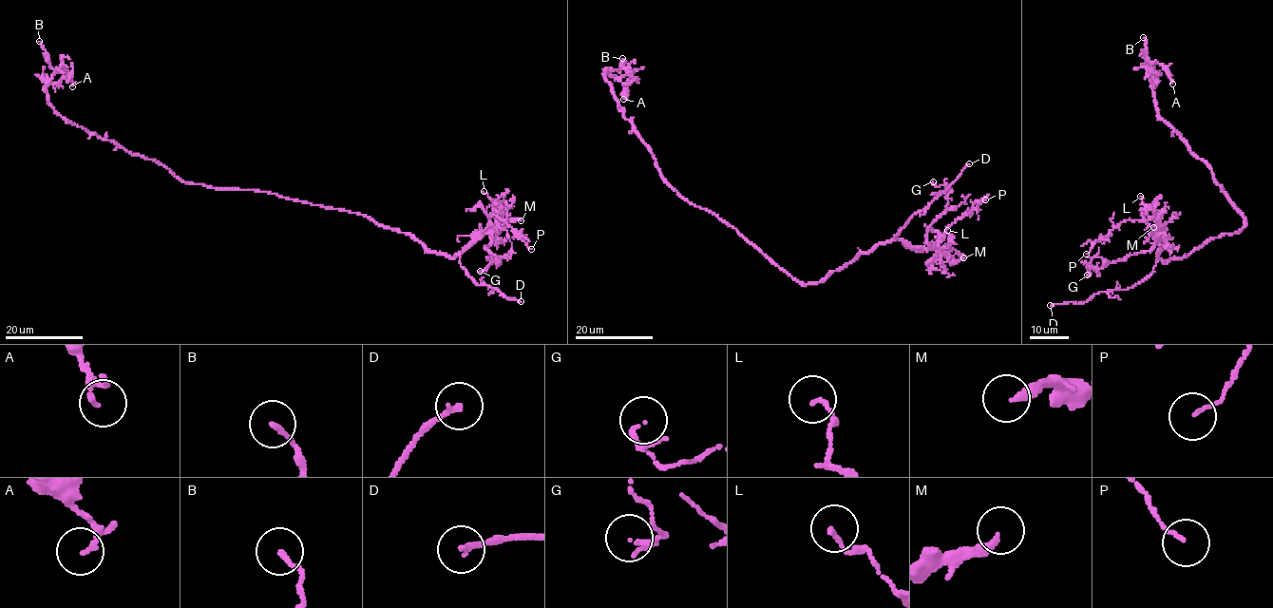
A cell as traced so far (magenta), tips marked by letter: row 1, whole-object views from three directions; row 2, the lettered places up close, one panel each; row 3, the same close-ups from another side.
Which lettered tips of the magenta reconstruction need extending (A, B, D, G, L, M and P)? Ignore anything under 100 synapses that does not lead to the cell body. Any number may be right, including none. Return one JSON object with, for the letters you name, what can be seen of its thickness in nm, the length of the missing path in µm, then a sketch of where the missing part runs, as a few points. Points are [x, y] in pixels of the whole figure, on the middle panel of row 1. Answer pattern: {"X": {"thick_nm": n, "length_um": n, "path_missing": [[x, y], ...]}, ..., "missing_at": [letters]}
{"D": {"thick_nm": 180, "length_um": 15, "path_missing": [[969, 163], [983, 152], [987, 139], [998, 138]]}, "missing_at": ["D"]}

